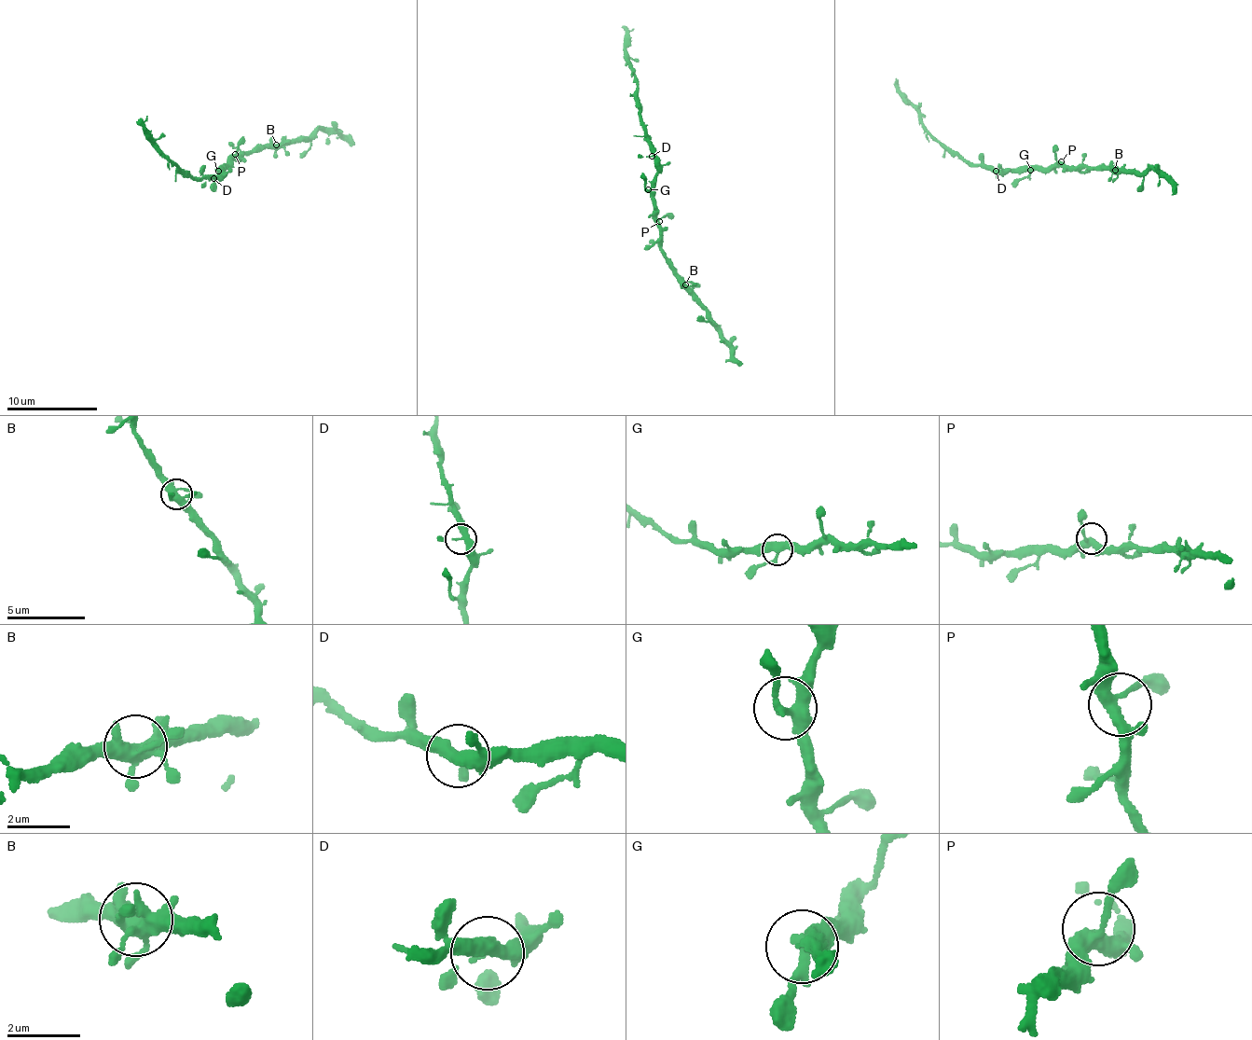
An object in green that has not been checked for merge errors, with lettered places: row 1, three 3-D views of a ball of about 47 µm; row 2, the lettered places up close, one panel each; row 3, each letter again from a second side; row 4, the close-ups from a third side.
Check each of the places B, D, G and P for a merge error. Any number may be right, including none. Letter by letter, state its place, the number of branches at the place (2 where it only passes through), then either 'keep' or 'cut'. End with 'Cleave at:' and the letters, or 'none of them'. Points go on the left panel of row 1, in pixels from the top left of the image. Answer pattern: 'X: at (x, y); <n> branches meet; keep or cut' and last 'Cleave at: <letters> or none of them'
B: at (276, 145); 5 branches meet; keep
D: at (213, 178); 3 branches meet; keep
G: at (218, 171); 3 branches meet; keep
P: at (235, 154); 4 branches meet; keep
Cleave at: none of them

